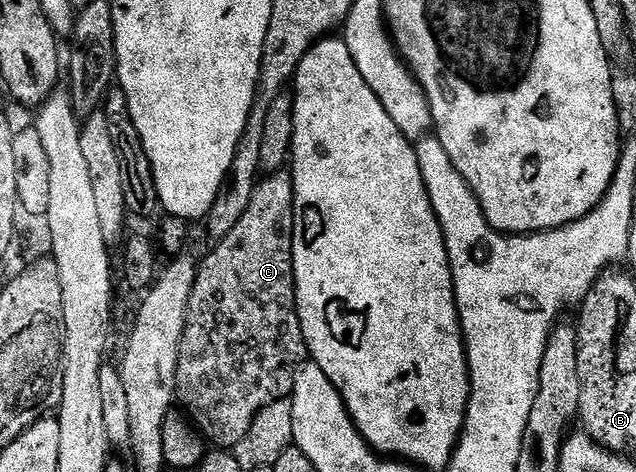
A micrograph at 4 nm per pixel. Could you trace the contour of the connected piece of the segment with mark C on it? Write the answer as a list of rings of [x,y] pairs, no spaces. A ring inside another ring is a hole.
[[[290,170],[272,171],[256,182],[249,209],[245,209],[229,237],[218,240],[212,246],[215,248],[199,263],[193,293],[189,297],[185,333],[181,337],[175,389],[190,422],[210,442],[212,439],[216,448],[236,447],[241,437],[249,433],[253,417],[257,417],[265,405],[288,398],[294,389],[294,375],[308,358],[295,304],[294,232],[295,186]]]

